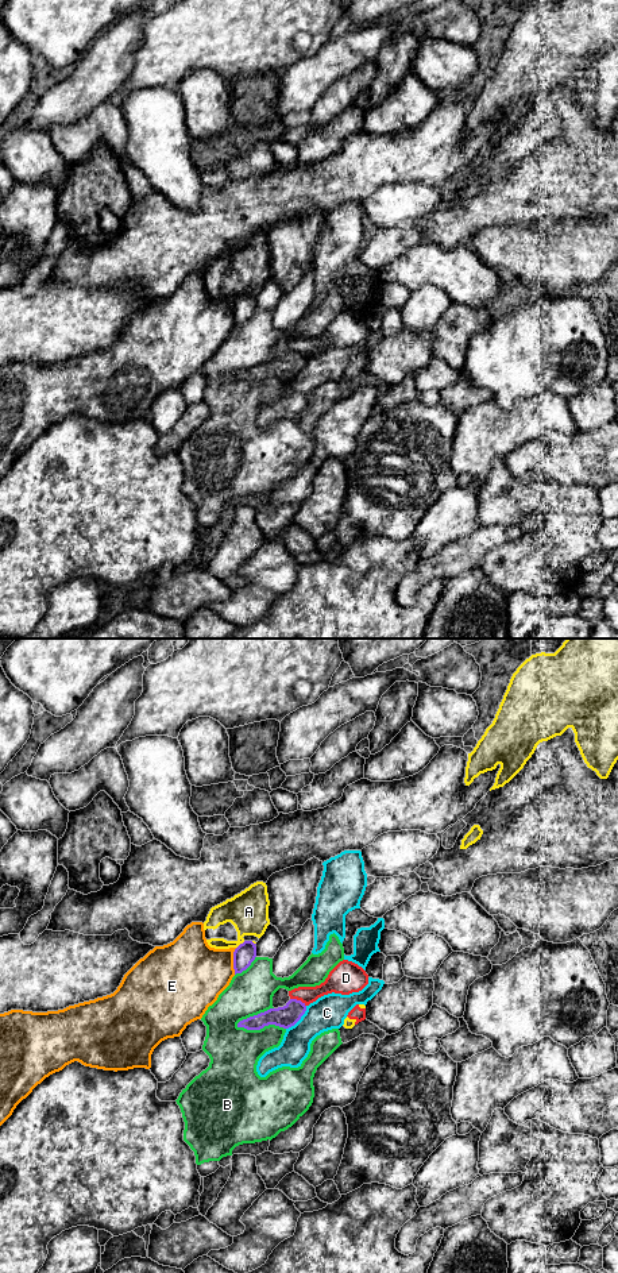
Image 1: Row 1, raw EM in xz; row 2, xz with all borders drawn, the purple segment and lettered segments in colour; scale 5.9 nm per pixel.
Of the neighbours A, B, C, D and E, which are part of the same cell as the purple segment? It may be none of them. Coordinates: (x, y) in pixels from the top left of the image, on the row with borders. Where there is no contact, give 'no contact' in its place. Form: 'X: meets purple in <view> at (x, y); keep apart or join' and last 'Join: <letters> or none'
A: meets purple in xz at (240, 944); keep apart
B: meets purple in xz at (261, 1027); keep apart
C: meets purple in xz at (298, 1019); keep apart
D: meets purple in xz at (298, 1000); keep apart
E: meets purple in xz at (234, 961); keep apart
Join: none

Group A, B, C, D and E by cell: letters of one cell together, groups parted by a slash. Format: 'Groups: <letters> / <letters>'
Groups: A D / B / C / E

